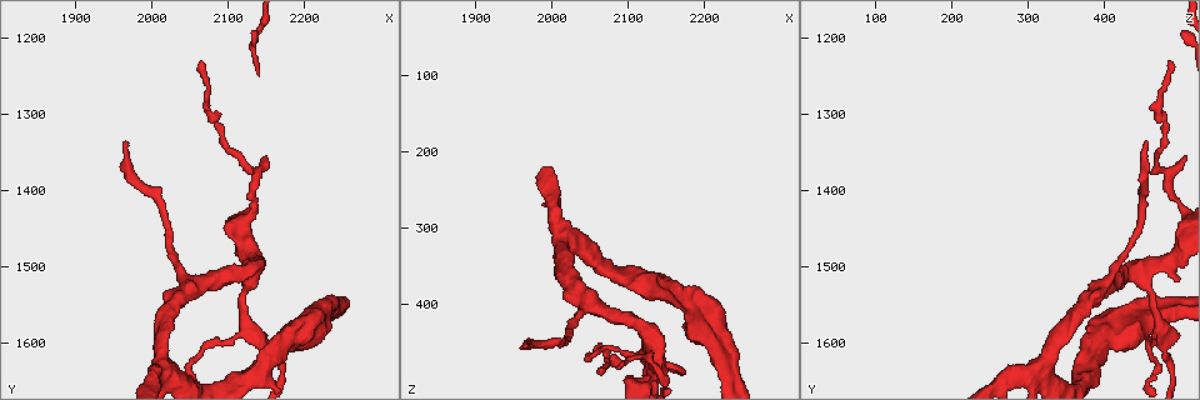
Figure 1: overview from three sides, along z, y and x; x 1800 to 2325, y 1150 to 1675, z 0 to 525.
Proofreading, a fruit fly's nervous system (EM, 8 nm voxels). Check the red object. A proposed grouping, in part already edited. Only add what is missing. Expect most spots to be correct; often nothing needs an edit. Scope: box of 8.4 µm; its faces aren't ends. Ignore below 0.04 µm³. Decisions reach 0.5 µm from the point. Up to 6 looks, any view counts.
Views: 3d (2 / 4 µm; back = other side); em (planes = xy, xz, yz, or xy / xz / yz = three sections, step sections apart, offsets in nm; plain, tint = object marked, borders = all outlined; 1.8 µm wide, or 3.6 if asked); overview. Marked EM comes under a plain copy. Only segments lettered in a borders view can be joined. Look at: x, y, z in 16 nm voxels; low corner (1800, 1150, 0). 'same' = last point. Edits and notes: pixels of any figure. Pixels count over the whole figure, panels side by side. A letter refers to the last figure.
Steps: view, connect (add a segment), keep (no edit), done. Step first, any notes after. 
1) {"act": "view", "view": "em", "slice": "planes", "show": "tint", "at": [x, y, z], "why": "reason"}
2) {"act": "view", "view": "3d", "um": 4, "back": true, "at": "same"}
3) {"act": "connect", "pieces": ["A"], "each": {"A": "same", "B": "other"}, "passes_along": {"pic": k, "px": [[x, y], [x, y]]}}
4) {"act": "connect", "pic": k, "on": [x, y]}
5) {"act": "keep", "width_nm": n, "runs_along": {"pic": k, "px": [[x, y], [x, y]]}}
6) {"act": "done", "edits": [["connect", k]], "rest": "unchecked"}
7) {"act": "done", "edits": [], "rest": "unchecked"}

{"act": "view", "view": "3d", "um": 4, "at": [2060, 1235, 480], "why": "an open end"}

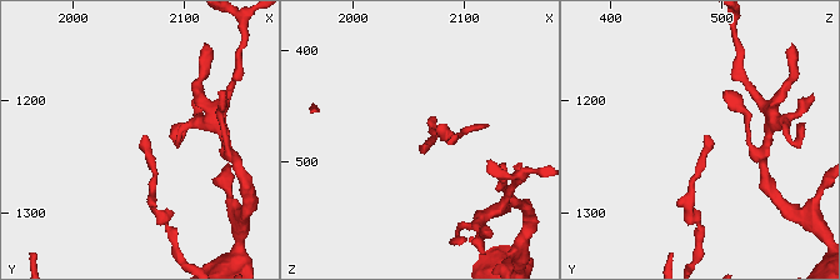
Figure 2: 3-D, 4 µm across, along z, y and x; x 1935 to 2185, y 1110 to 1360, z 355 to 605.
{"act": "view", "view": "em", "slice": "planes", "show": "borders", "at": [2060, 1234, 486], "why": "shape alone is not enough"}

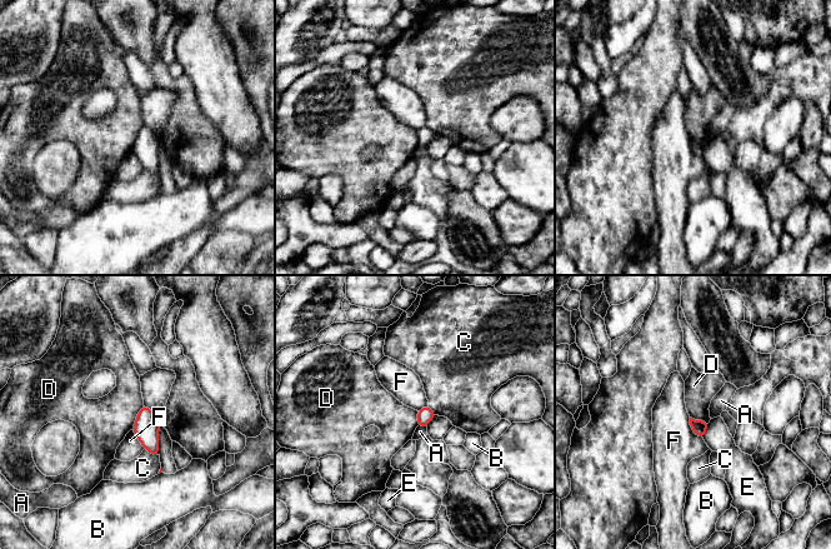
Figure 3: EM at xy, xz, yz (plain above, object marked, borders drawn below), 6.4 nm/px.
{"act": "keep", "each": {"A": "other", "B": "other", "C": "other", "D": "other", "E": "other", "F": "other"}, "border": {"pic": 3, "px": [[143, 404], [130, 429]]}, "found": "none of them fits"}

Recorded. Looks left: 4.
{"act": "view", "view": "3d", "um": 2, "at": [1960, 1335, 460], "why": "an open end"}

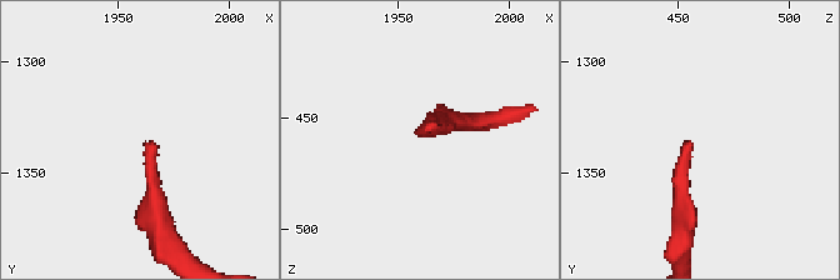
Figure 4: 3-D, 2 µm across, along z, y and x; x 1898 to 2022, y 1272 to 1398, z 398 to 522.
{"act": "view", "view": "em", "slice": "xy", "step": 4, "show": "tint", "at": [1964, 1337, 458], "why": "shape alone is not enough"}

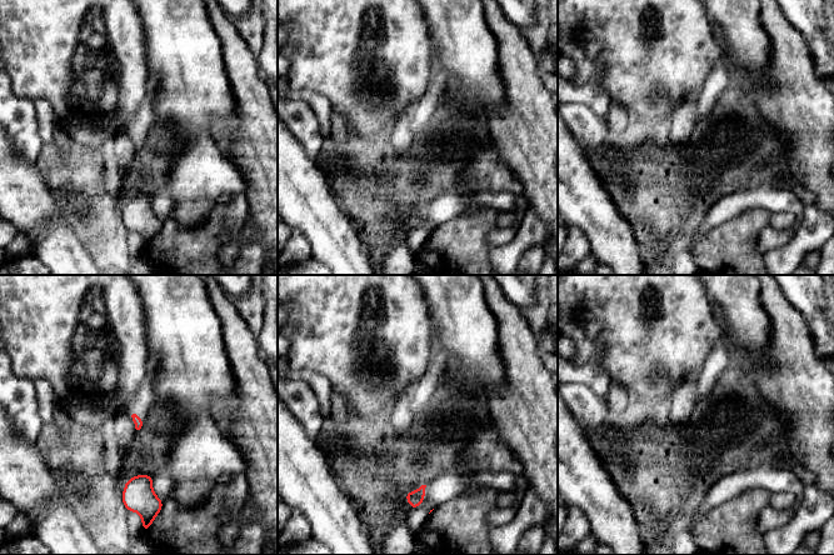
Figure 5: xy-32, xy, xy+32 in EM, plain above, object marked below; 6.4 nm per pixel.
{"act": "view", "view": "em", "slice": "planes", "show": "borders", "at": "same", "why": "cut it another way"}

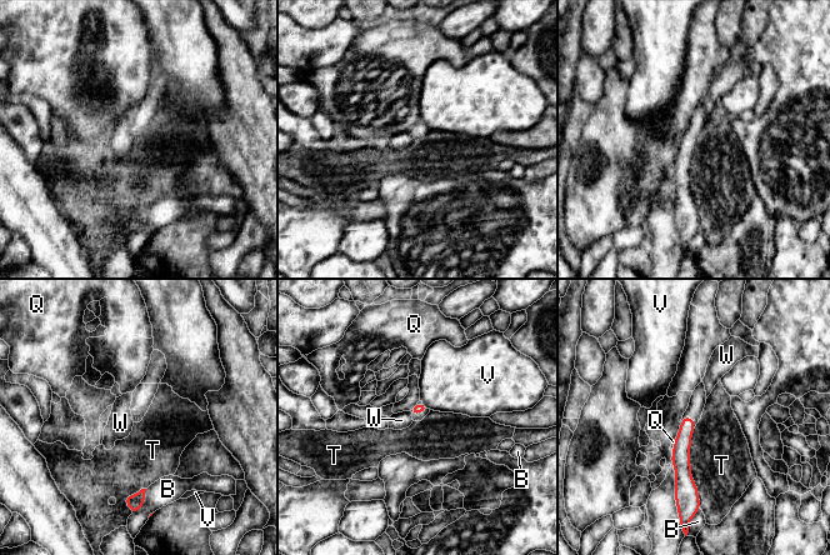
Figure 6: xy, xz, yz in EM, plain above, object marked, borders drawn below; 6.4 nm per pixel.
{"act": "keep", "longest_contact_nm": ["T", 500], "each": {"B": "other", "Q": "other", "T": "other", "V": "other", "W": "other"}, "found": "no lettered segment goes on from it"}

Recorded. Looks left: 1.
{"act": "done", "edits": [], "rest": "unchecked"}

